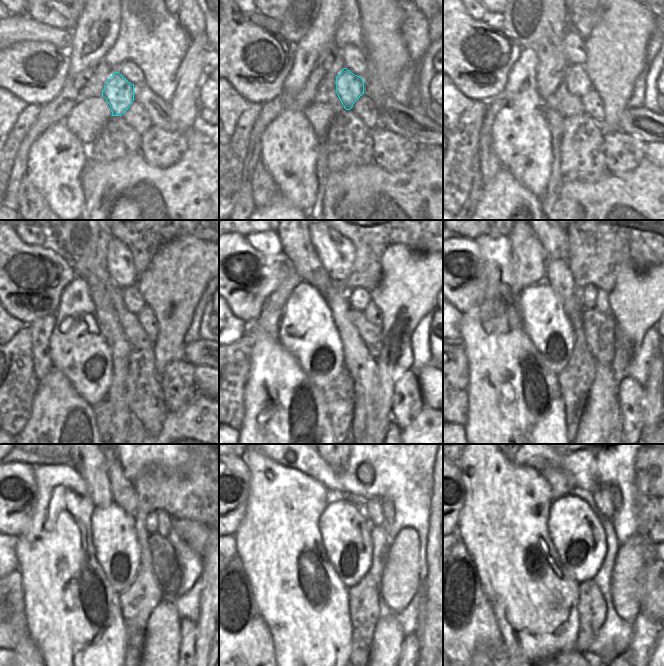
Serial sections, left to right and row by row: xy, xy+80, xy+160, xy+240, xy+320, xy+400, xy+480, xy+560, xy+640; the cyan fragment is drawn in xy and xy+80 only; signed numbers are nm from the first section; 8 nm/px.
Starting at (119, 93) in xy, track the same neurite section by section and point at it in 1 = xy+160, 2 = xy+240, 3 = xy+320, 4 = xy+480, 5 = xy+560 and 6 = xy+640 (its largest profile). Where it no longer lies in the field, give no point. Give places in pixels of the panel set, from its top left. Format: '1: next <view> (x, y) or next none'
1: next xy+160 (577, 82)
2: next xy+240 (133, 300)
3: next xy+320 (359, 298)
4: next xy+480 (151, 523)
5: next xy+560 (373, 507)
6: next xy+640 (603, 497)

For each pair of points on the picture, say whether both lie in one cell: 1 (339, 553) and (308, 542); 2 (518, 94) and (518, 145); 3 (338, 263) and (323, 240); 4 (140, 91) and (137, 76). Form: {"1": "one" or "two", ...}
{"1": "two", "2": "one", "3": "one", "4": "two"}

